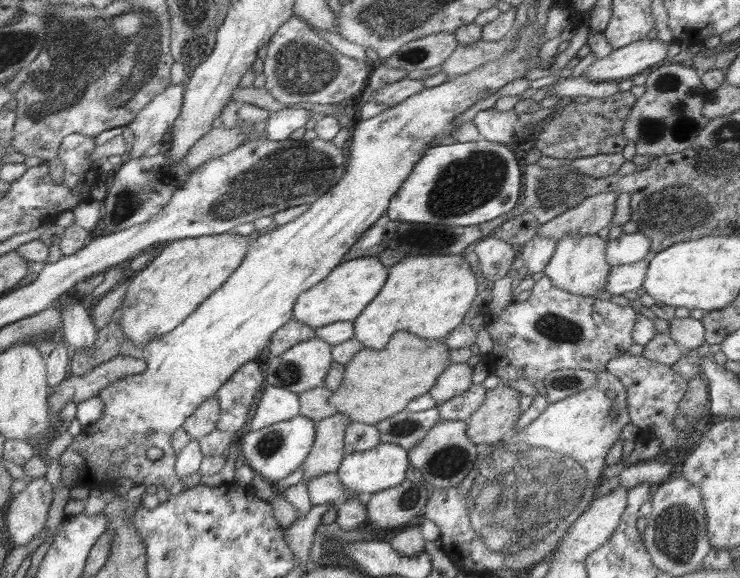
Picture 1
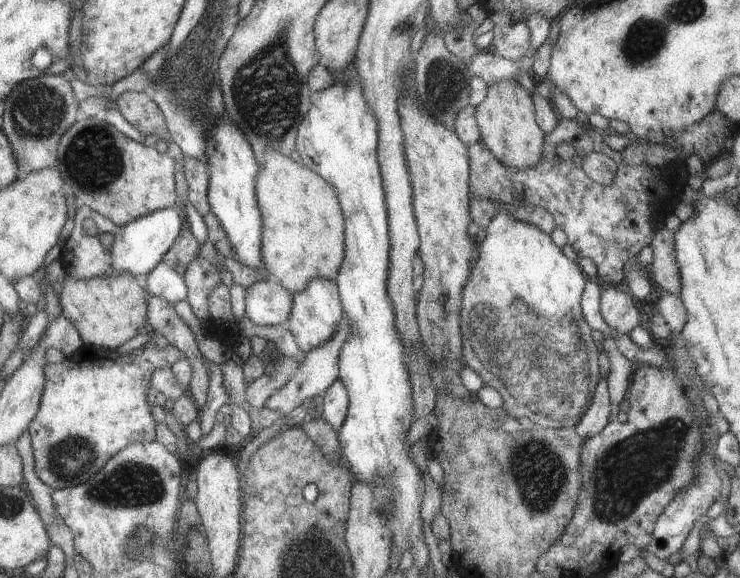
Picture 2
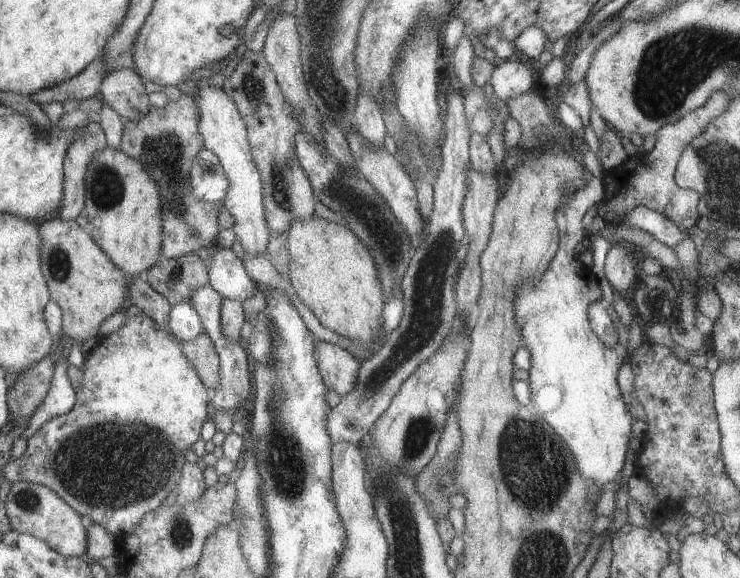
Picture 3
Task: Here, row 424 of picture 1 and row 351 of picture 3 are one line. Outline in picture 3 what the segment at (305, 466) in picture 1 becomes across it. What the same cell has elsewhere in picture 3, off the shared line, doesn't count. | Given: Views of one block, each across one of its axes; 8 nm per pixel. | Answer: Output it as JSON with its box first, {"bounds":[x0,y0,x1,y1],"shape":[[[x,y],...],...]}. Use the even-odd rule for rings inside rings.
{"bounds":[314,340,360,397],"shape":[[[318,340],[314,343],[314,357],[319,374],[328,390],[334,390],[342,397],[353,388],[353,384],[356,381],[357,369],[360,364],[356,362],[355,358],[347,350],[343,350],[343,348],[333,343]]]}

